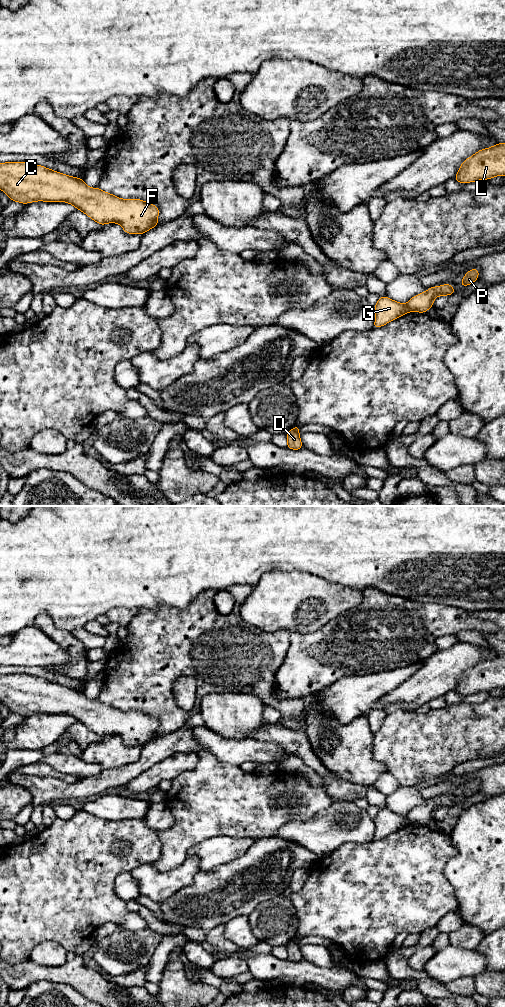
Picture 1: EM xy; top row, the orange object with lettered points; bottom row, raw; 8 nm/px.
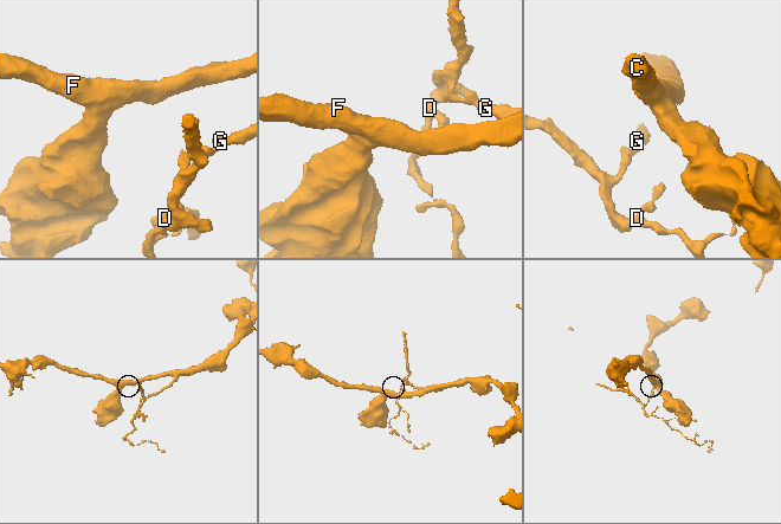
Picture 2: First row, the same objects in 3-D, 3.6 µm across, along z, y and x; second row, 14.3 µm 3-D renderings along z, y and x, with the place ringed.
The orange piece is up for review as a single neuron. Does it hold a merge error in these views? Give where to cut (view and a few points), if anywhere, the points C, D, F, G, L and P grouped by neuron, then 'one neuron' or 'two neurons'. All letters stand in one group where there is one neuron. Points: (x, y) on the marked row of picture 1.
cut in xy along (406, 304), (410, 310); C F L P / D G; two neurons

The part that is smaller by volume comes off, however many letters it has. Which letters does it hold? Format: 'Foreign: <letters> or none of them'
Foreign: D, G

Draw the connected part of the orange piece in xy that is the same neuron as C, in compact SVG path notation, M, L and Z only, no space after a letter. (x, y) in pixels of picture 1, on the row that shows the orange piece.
M28 162L1 163L0 190L5 192L11 201L22 204L36 201L67 202L100 225L117 223L128 234L138 233L143 235L146 231L158 225L159 208L152 203L141 199L121 199L102 191L98 187L87 186L83 179Z

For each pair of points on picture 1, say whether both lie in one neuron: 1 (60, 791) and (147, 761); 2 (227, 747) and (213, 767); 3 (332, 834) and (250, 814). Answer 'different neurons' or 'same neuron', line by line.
1: same neuron
2: different neurons
3: different neurons

